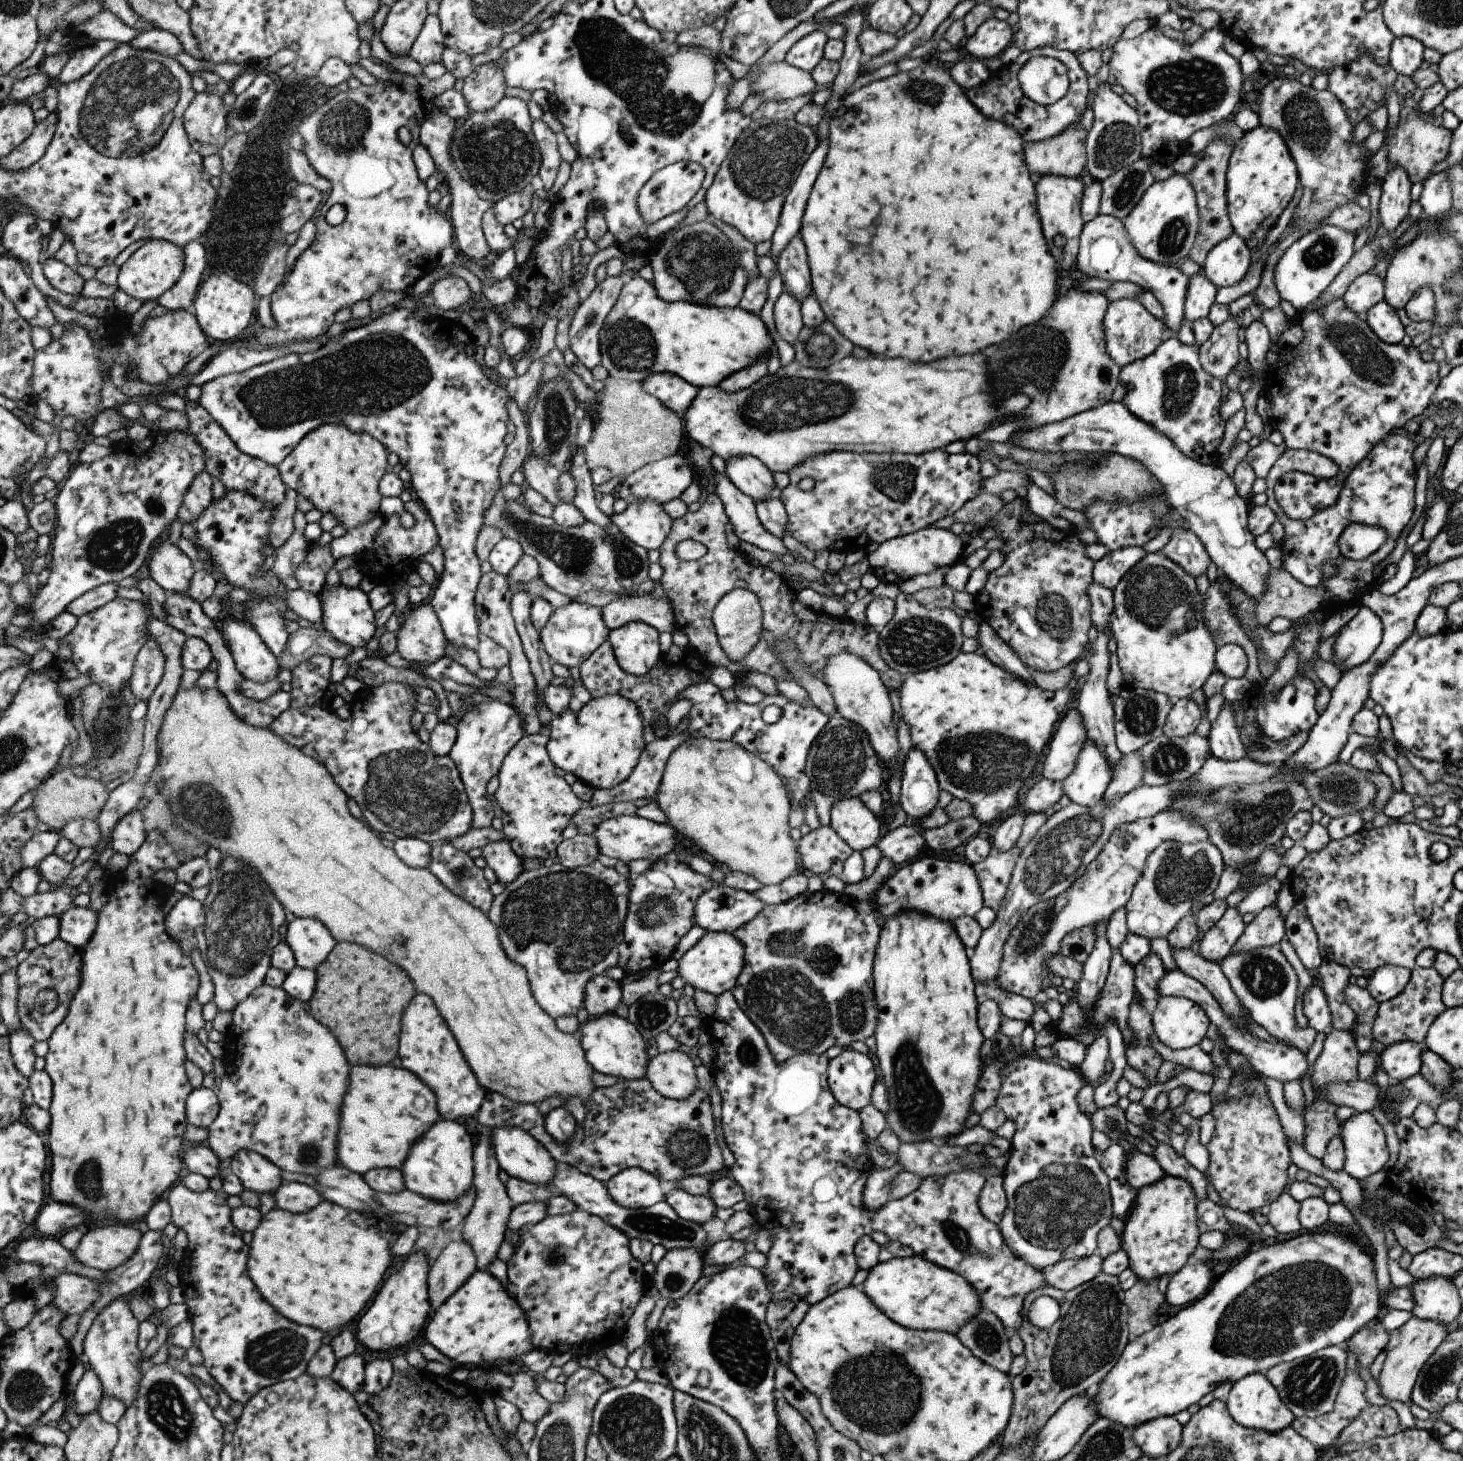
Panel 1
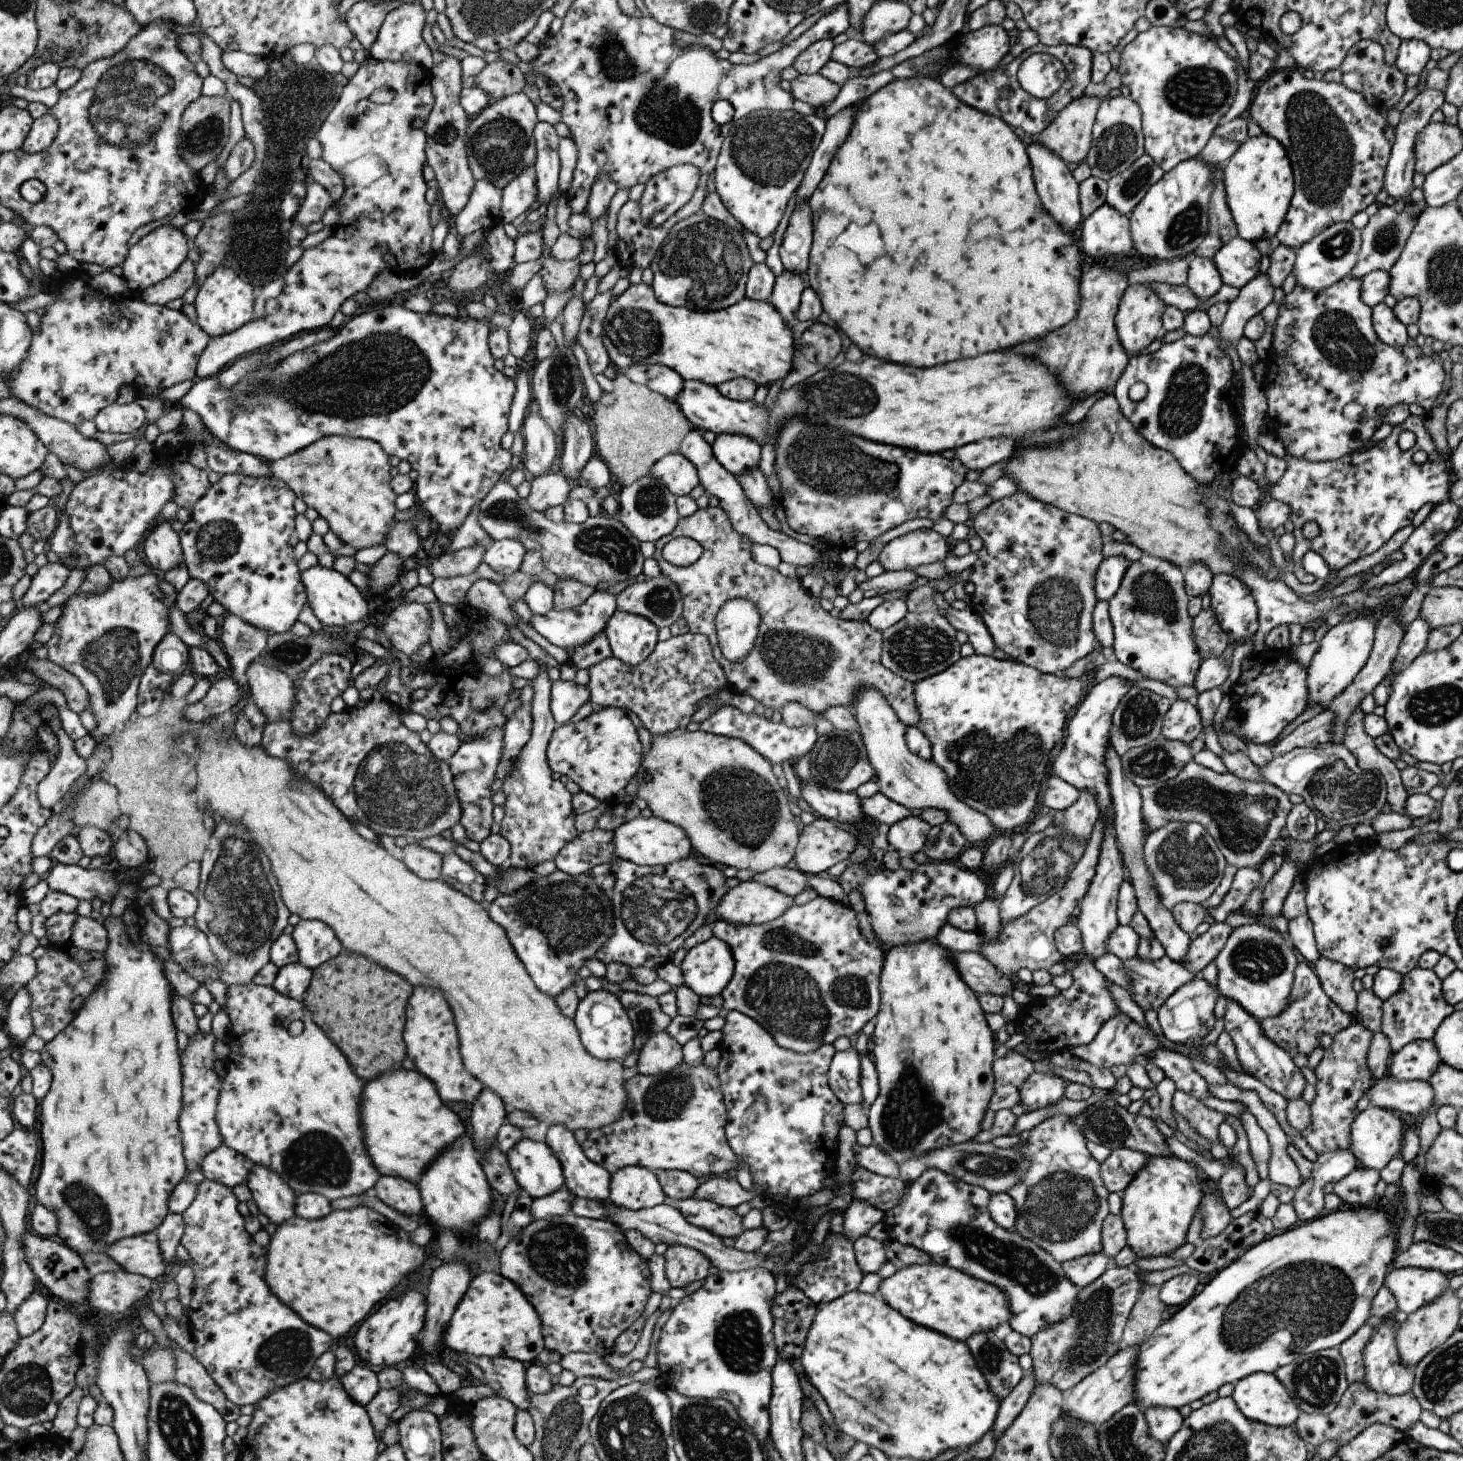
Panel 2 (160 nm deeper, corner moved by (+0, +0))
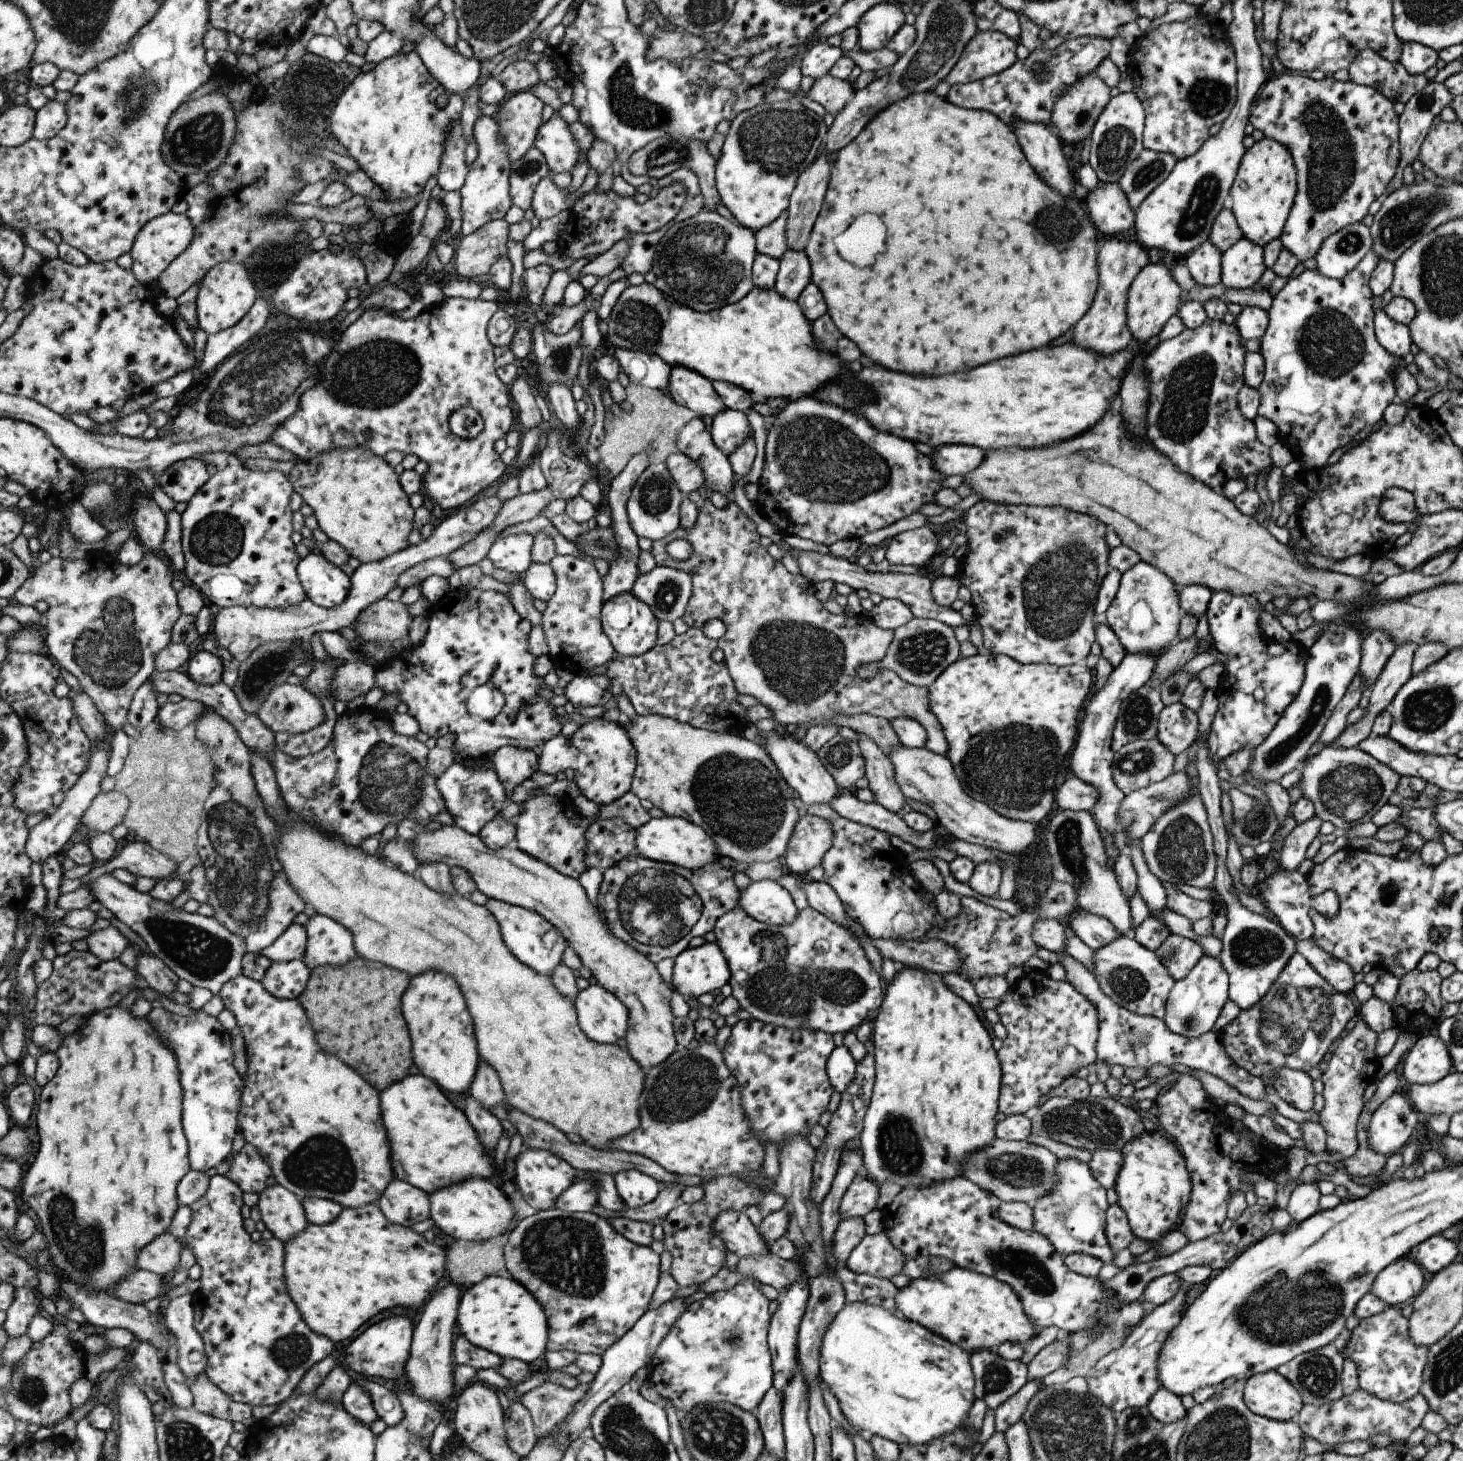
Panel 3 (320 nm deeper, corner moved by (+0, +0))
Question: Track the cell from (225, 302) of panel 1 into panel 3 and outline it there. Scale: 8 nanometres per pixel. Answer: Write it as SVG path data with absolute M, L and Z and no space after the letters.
M220 263L206 275L202 282L196 304L200 329L207 336L233 328L249 315L257 303L257 288L251 282L249 270L243 264Z

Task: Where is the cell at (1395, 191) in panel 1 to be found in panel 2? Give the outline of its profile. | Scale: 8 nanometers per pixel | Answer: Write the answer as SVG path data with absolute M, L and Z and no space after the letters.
M1425 87L1422 92L1419 92L1419 94L1401 110L1401 118L1399 118L1399 123L1394 128L1393 145L1391 146L1383 174L1382 190L1387 194L1387 201L1389 203L1398 199L1405 200L1405 195L1413 188L1412 178L1414 175L1415 161L1415 158L1413 158L1413 140L1415 140L1415 134L1425 128L1430 122L1431 114L1433 114L1435 110L1440 109L1441 104L1444 103L1443 91Z

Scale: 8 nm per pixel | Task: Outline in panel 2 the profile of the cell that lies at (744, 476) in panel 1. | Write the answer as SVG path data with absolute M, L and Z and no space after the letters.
M719 434L710 445L713 457L729 474L738 477L741 472L758 468L760 446L741 434Z

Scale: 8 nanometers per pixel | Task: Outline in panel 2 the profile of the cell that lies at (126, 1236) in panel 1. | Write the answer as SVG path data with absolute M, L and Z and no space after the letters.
M155 1231L121 1238L107 1248L106 1255L125 1271L151 1278L153 1281L174 1268L165 1262Z

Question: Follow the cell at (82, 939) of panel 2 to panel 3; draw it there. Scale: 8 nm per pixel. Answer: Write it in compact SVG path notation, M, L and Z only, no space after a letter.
M115 927L91 930L86 938L89 951L100 960L111 961L121 958L129 944L127 938Z

